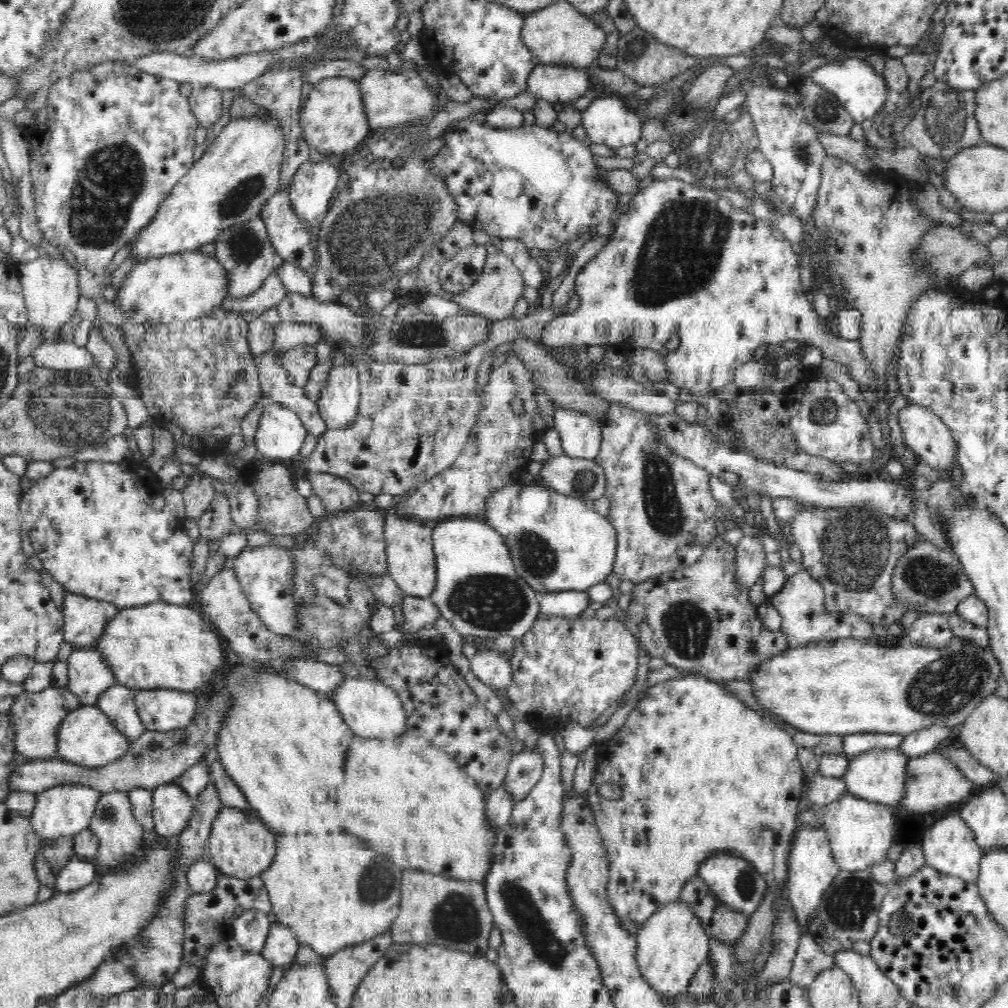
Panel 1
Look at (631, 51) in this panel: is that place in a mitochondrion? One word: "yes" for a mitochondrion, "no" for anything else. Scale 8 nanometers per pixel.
yes

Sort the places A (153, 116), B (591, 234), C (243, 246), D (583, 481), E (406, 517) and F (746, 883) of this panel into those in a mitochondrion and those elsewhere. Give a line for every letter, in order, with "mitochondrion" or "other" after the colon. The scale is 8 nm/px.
A: other
B: other
C: mitochondrion
D: mitochondrion
E: other
F: mitochondrion

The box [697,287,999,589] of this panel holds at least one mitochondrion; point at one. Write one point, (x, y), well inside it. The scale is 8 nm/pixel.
(824, 411)

